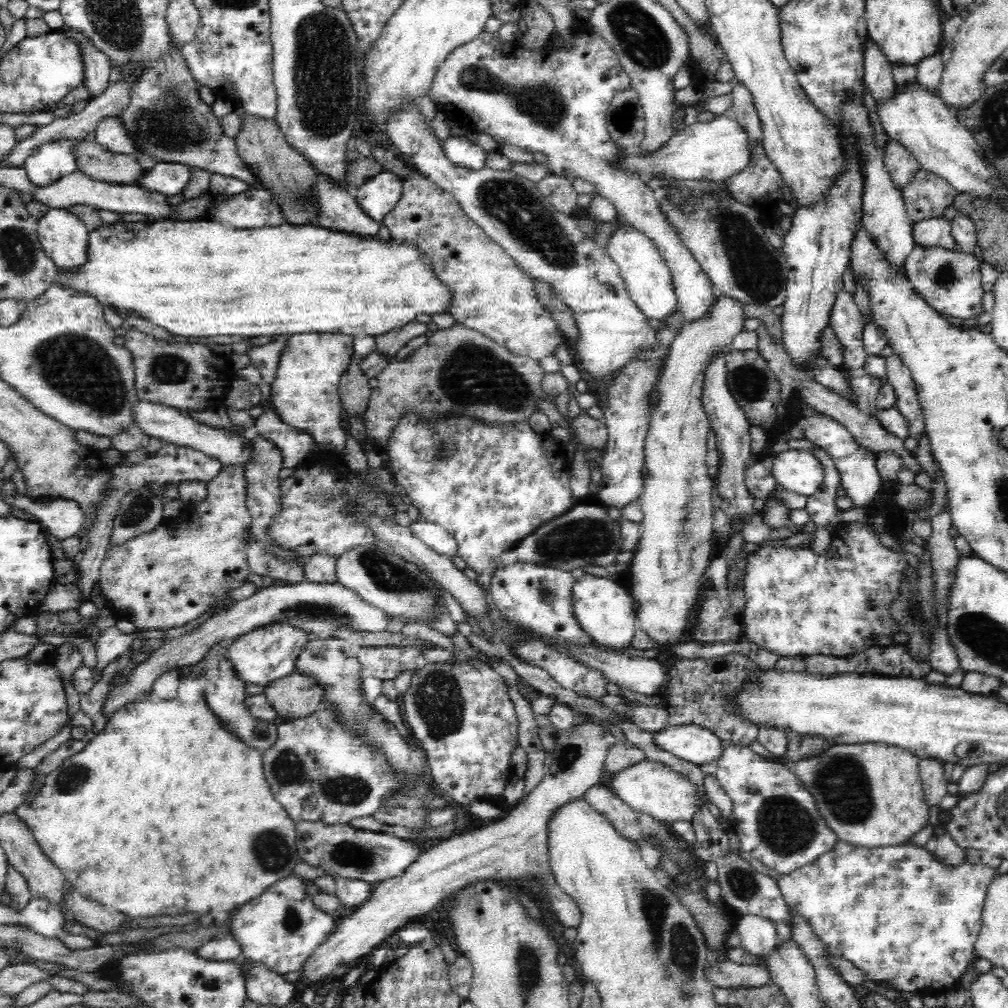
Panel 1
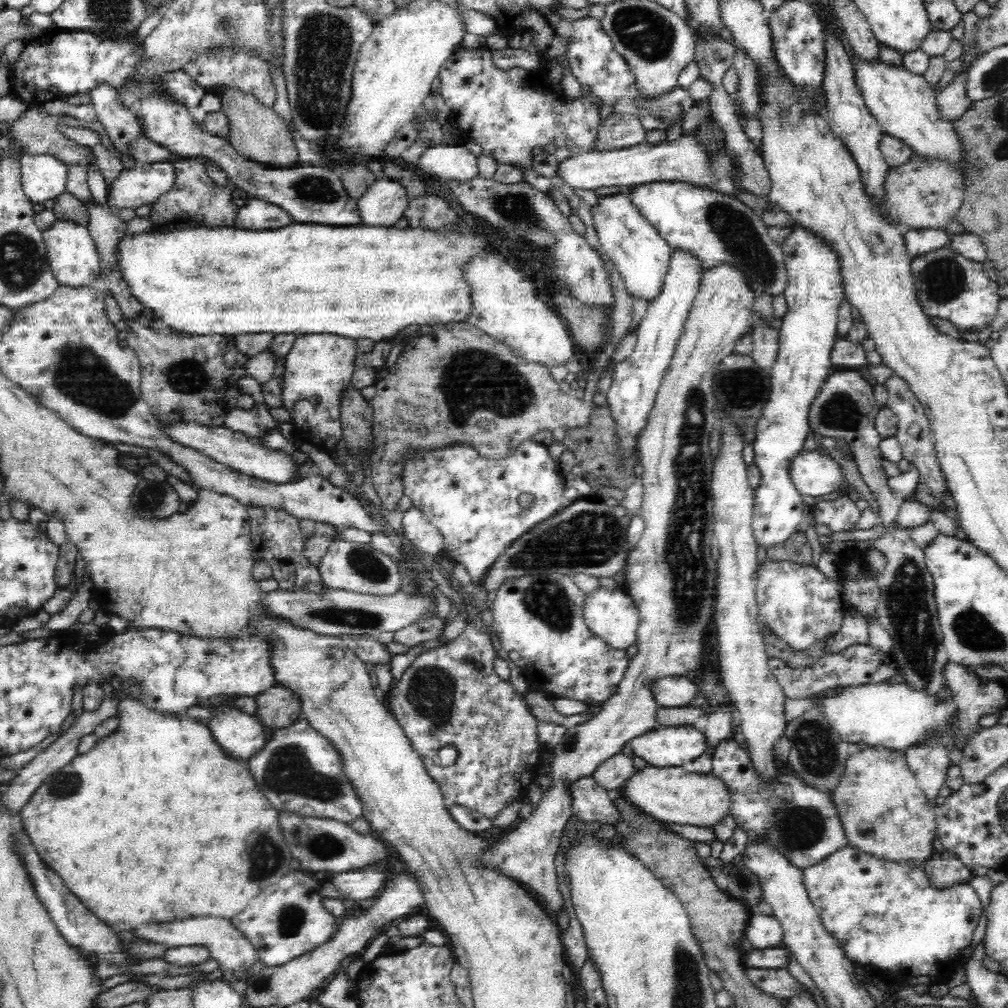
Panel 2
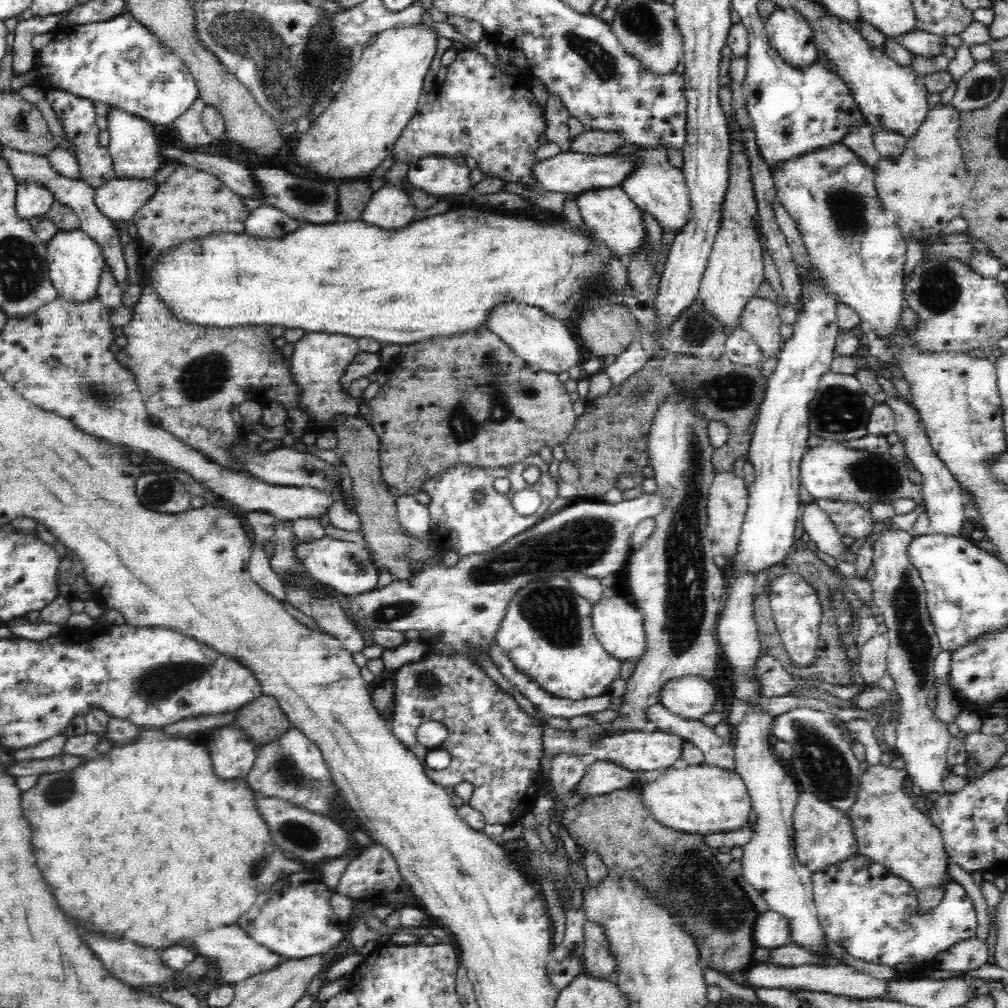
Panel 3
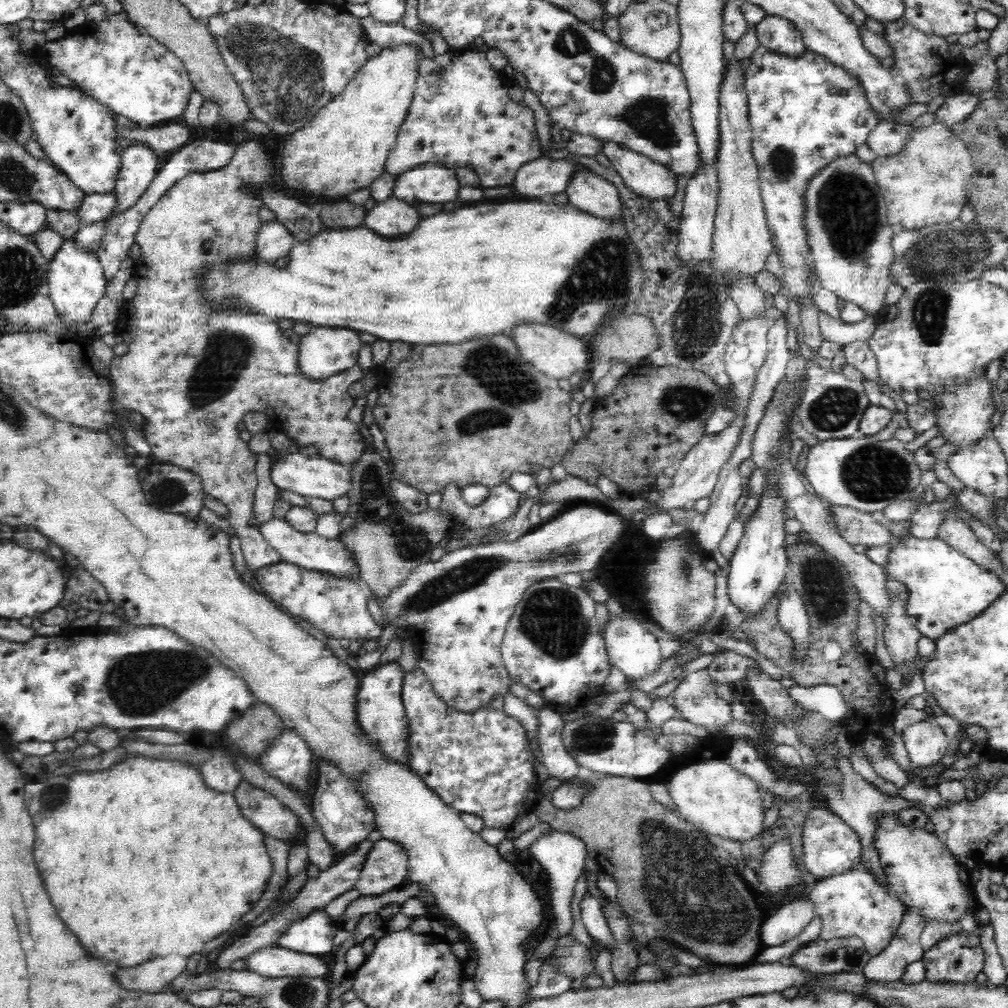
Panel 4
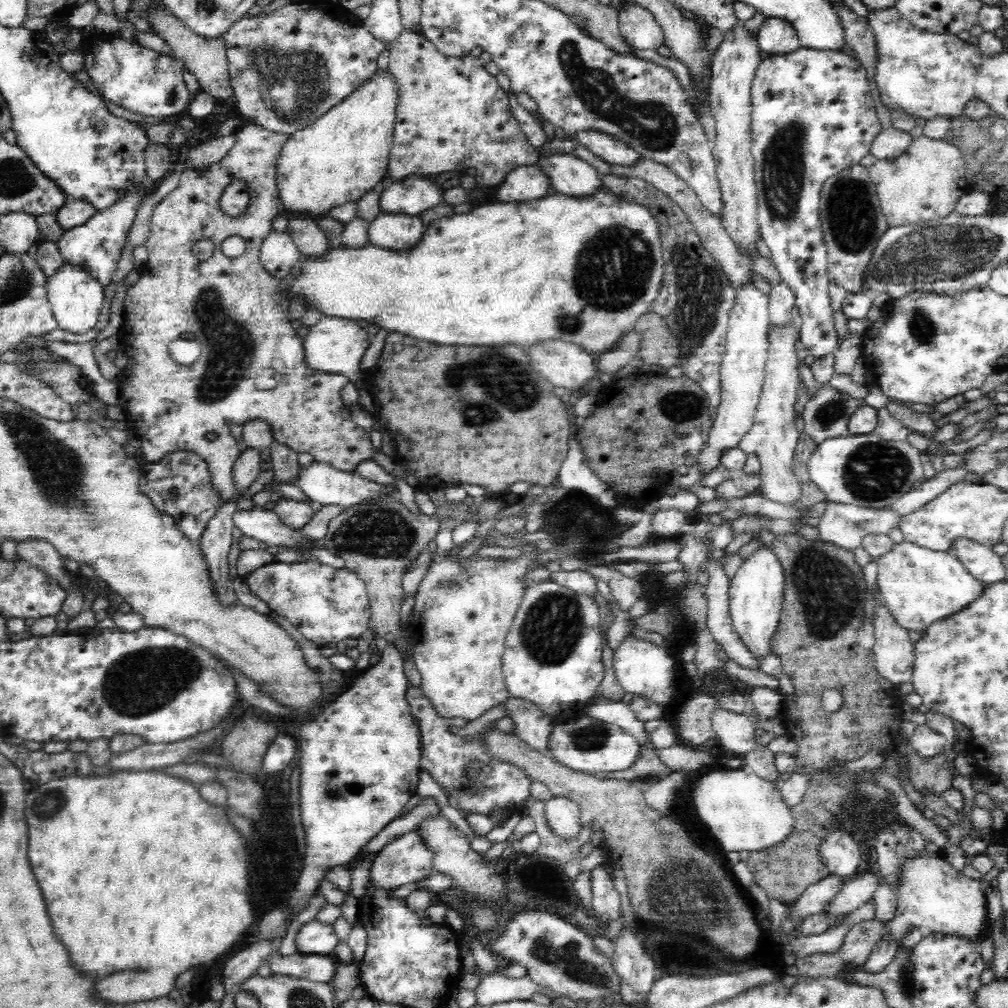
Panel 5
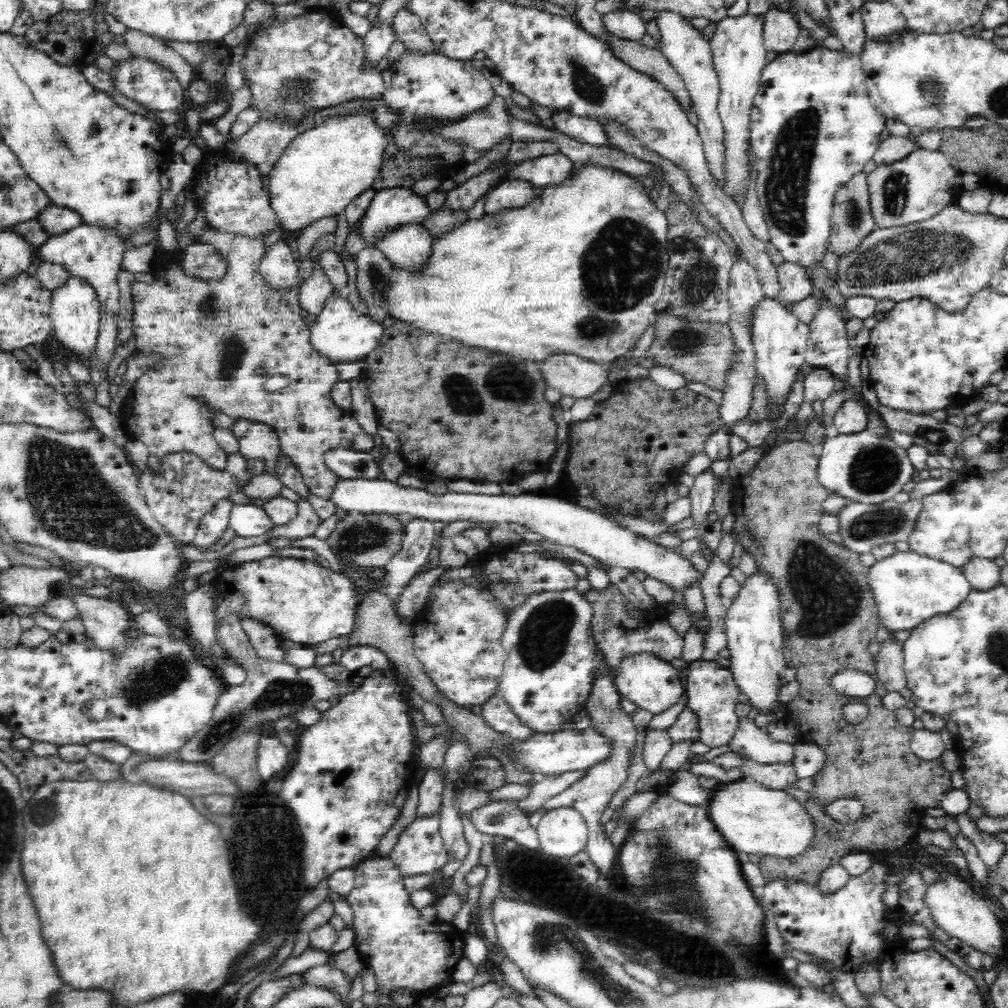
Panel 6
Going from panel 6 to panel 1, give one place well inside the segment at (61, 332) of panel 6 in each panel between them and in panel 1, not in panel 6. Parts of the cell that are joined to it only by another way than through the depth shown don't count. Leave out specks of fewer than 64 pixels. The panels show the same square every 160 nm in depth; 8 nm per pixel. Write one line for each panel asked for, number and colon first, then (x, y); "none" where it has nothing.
1: (65, 238)
2: (74, 260)
3: (75, 261)
4: (76, 280)
5: (76, 297)

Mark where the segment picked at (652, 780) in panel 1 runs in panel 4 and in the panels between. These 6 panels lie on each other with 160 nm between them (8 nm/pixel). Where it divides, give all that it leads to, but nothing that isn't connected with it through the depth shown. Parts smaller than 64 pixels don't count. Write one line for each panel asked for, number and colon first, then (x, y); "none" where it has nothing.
2: (674, 796)
3: (704, 799)
4: (712, 795)

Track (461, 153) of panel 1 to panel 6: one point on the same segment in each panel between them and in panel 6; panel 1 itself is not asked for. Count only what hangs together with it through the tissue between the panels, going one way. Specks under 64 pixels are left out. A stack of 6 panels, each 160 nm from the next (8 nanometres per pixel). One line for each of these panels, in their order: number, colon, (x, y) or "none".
2: (444, 162)
3: (443, 176)
4: (427, 183)
5: (412, 195)
6: (391, 208)

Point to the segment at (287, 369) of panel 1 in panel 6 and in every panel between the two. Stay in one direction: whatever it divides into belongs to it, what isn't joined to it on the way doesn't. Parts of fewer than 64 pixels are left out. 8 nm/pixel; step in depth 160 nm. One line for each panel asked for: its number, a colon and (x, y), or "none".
2: (318, 368)
3: (319, 359)
4: (323, 352)
5: (332, 345)
6: (340, 333)

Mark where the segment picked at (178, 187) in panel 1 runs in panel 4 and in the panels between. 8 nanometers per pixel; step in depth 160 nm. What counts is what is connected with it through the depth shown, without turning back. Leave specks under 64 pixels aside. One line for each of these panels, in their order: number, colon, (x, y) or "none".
2: (142, 184)
3: (119, 199)
4: (97, 206)

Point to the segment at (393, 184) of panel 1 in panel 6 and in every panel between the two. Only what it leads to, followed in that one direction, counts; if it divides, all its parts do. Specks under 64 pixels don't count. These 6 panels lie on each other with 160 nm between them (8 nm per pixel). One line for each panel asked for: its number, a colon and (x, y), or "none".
2: (383, 204)
3: (390, 207)
4: (392, 218)
5: (396, 231)
6: (408, 247)

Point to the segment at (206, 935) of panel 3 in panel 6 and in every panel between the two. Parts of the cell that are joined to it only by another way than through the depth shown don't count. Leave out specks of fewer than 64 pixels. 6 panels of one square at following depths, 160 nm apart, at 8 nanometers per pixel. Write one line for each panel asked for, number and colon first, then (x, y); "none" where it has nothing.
4: (274, 962)
5: (319, 968)
6: (327, 976)

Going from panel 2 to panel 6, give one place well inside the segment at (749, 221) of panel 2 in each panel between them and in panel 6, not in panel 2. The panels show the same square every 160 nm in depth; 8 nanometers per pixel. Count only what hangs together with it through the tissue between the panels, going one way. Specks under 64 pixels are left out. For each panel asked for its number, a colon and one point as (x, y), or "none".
3: (656, 187)
4: (648, 179)
5: (613, 151)
6: (584, 130)

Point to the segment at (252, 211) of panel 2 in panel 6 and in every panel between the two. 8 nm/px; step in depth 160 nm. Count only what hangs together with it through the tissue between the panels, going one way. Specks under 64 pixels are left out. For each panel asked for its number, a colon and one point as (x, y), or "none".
3: (267, 221)
4: (274, 241)
5: (279, 254)
6: (277, 267)

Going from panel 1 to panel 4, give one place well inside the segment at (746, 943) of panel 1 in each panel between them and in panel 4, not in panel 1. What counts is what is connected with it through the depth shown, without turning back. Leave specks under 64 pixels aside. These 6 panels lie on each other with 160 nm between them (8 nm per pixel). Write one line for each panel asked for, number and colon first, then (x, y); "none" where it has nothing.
2: (763, 932)
3: (771, 930)
4: (790, 920)

